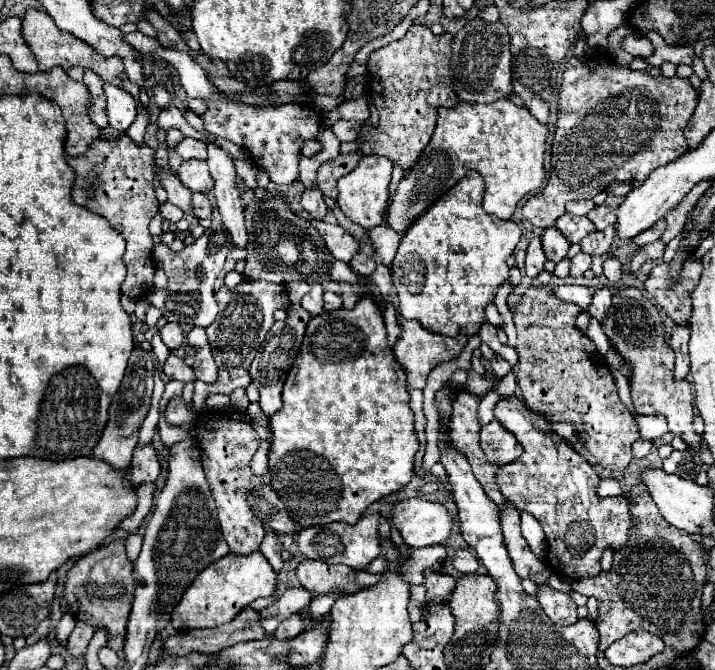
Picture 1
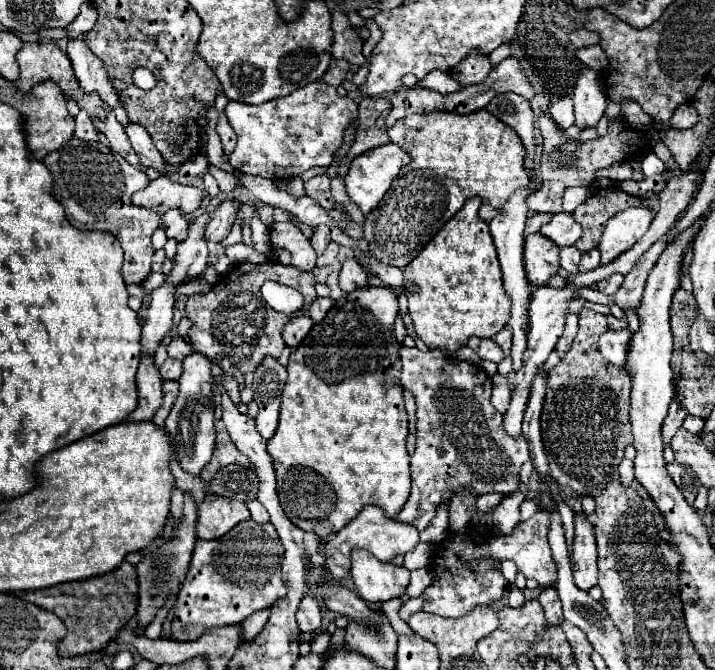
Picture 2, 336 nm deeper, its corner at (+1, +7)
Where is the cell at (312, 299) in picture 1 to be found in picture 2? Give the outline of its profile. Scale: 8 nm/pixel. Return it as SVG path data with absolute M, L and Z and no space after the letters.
M304 314L294 316L294 318L284 326L284 332L282 332L284 342L286 342L290 348L296 348L298 342L302 342L302 338L310 332L312 326L314 326L314 322L312 322L310 316L304 316Z

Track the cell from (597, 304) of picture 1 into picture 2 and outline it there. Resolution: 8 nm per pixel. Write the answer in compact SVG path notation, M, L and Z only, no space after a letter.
M622 328L622 330L606 330L600 340L598 340L598 350L600 354L616 364L616 366L624 366L626 364L626 346L630 342L630 330Z

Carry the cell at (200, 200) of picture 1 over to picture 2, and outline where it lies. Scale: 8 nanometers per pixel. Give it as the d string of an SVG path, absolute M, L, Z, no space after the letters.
M172 208L172 210L166 210L164 216L162 216L162 222L160 222L164 228L166 228L166 234L168 238L176 238L178 242L186 240L186 234L188 234L188 218L178 210L178 208Z

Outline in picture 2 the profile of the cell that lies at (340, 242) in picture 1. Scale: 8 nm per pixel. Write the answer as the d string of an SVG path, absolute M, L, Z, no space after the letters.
M276 222L270 230L270 242L274 248L286 248L292 254L292 266L310 272L316 266L316 252L310 244L310 238L302 234L292 222Z

